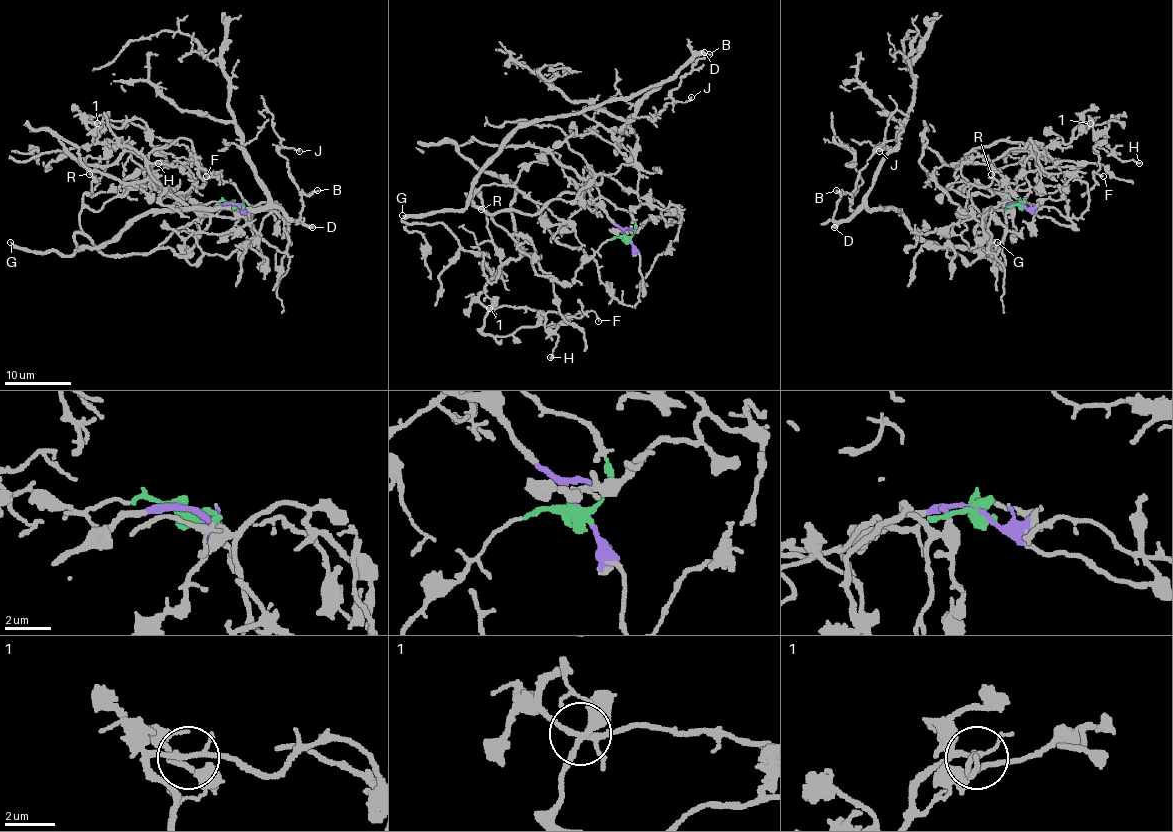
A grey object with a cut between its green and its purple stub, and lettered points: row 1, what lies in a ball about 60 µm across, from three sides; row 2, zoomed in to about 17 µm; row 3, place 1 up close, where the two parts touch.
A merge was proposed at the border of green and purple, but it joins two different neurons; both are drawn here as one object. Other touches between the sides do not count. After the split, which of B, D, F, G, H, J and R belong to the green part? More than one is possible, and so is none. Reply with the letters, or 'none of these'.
F, H, R

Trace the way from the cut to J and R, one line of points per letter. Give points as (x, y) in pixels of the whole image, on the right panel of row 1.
J: (1019, 205), (974, 229), (993, 256), (986, 232), (974, 249), (926, 242), (899, 210), (835, 220), (879, 152)
R: (1019, 205), (969, 215), (919, 162), (927, 142), (952, 165), (1001, 140), (1039, 143), (991, 174)

